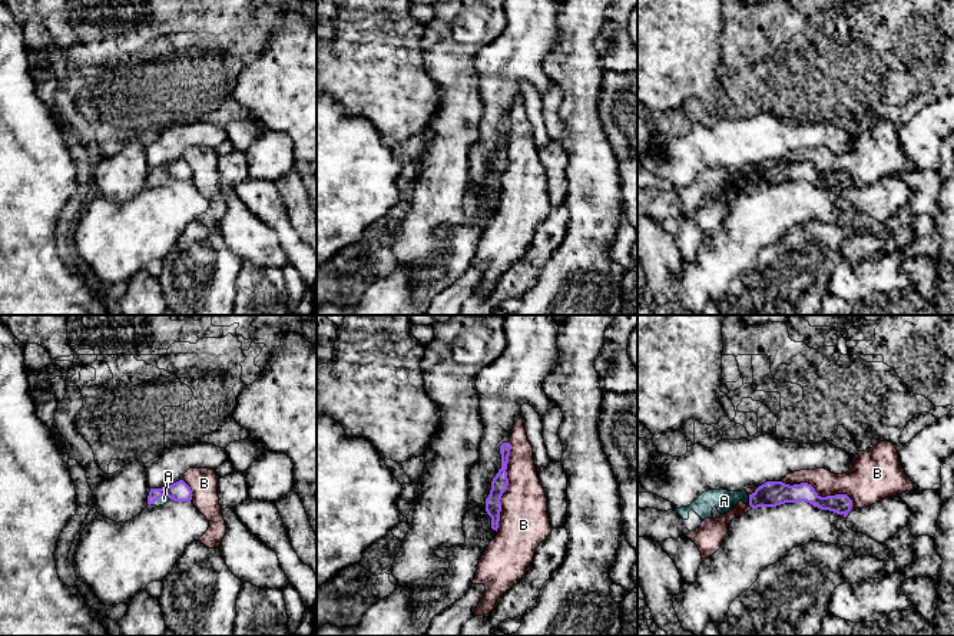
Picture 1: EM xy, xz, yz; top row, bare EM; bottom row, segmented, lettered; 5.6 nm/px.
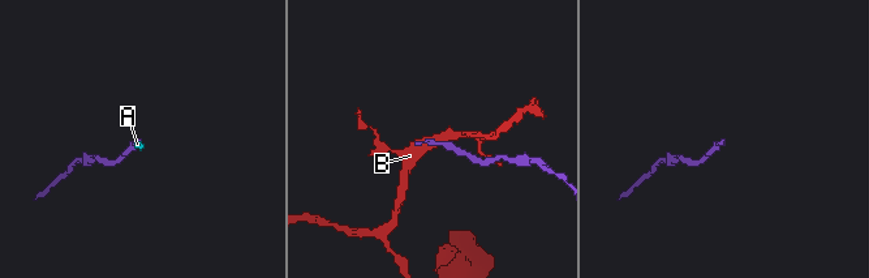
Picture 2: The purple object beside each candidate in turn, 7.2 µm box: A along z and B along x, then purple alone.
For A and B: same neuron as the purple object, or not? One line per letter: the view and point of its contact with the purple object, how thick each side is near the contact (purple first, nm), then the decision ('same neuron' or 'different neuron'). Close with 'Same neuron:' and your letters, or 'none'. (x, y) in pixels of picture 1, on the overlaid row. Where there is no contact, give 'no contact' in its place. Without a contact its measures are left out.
A: meets purple in yz at (749, 499); 140 nm thick on the purple side, 120 nm on the other; same neuron
B: meets purple in yz at (820, 496); 140 nm thick on the purple side, 220 nm on the other; different neuron
Same neuron: A

